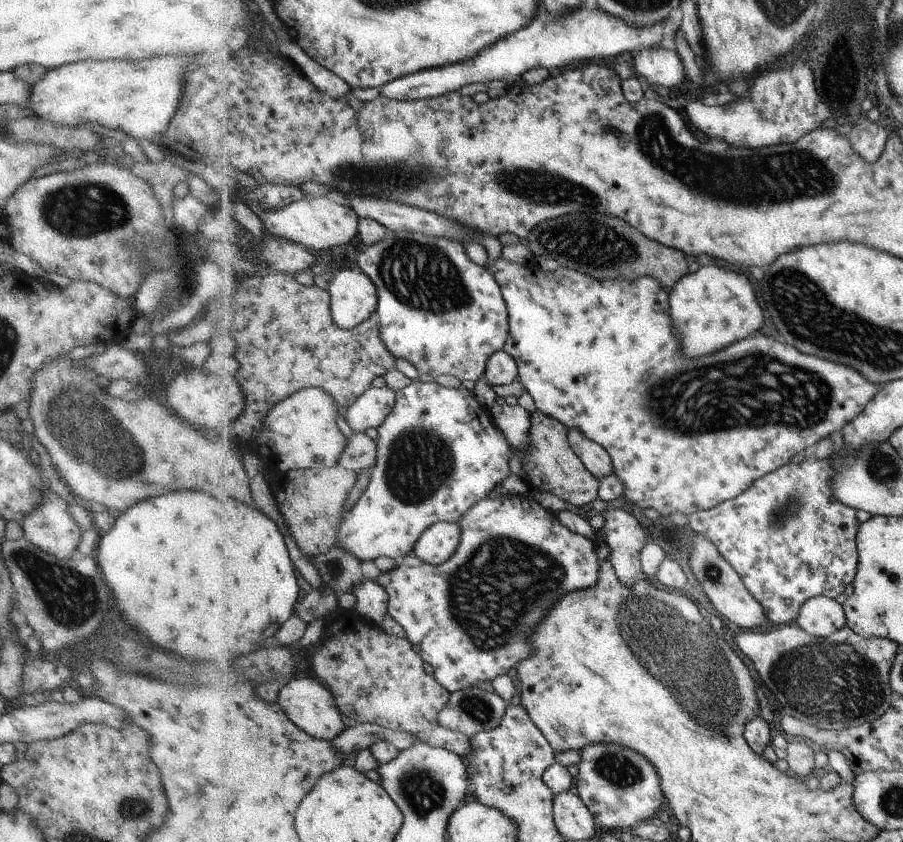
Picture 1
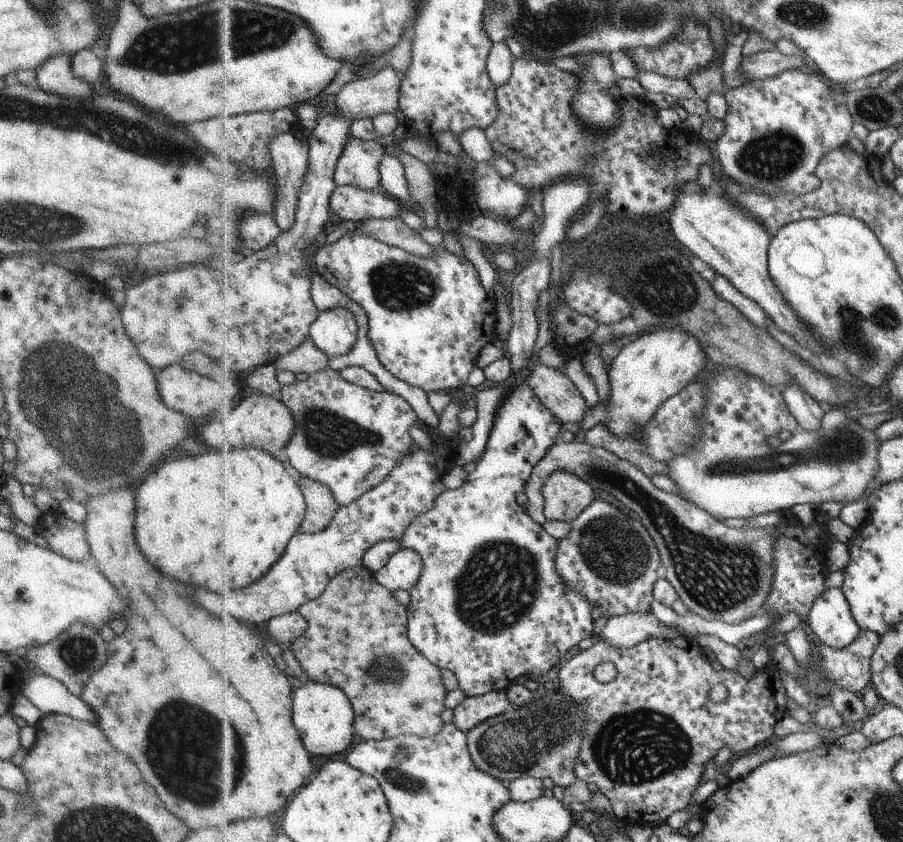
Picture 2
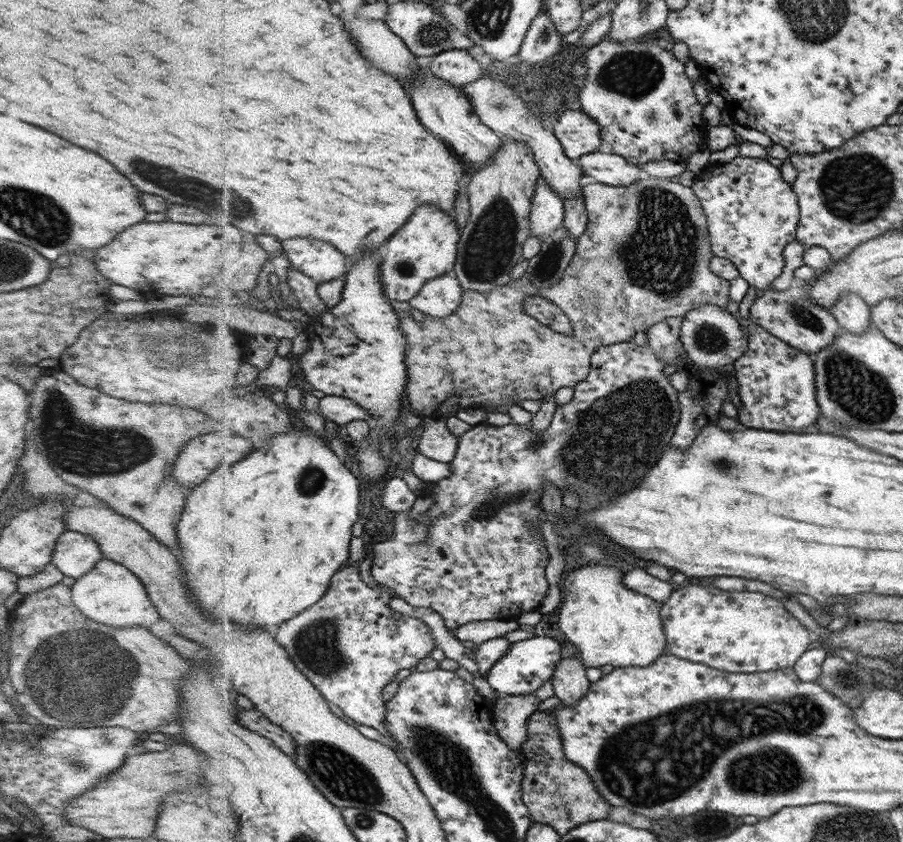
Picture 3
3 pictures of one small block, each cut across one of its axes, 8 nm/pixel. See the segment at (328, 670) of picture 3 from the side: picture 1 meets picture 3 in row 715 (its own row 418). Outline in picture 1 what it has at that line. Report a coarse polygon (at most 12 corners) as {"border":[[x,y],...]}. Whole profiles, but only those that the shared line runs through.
{"border":[[372,387],[348,408],[351,434],[379,430],[395,411],[397,392]]}

